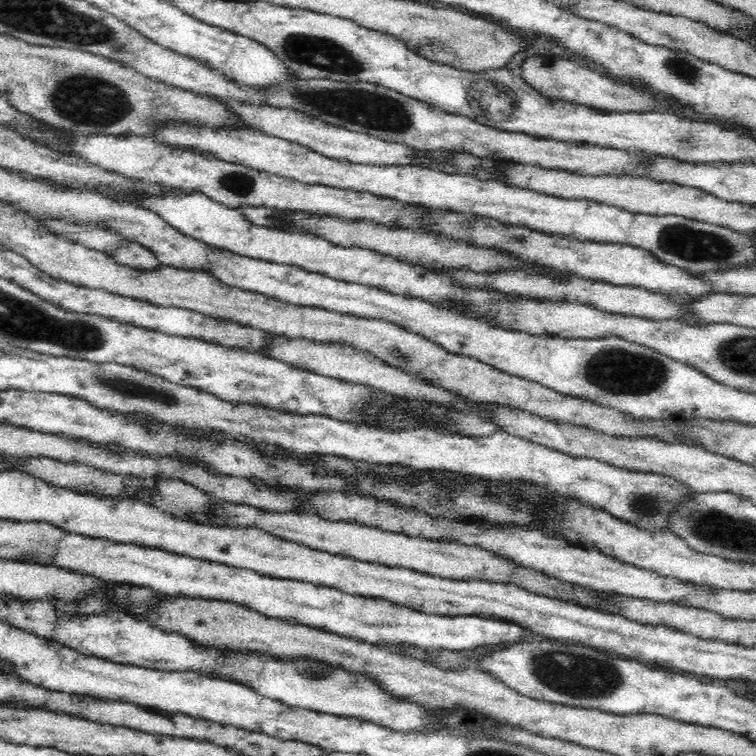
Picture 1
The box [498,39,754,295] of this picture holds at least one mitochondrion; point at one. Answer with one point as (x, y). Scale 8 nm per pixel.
(698, 246)

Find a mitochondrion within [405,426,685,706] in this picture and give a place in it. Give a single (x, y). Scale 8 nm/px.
(582, 677)

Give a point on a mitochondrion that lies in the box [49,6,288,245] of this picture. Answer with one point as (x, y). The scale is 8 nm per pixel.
(238, 183)

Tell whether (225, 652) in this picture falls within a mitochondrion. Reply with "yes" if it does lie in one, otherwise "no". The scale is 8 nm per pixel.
no

